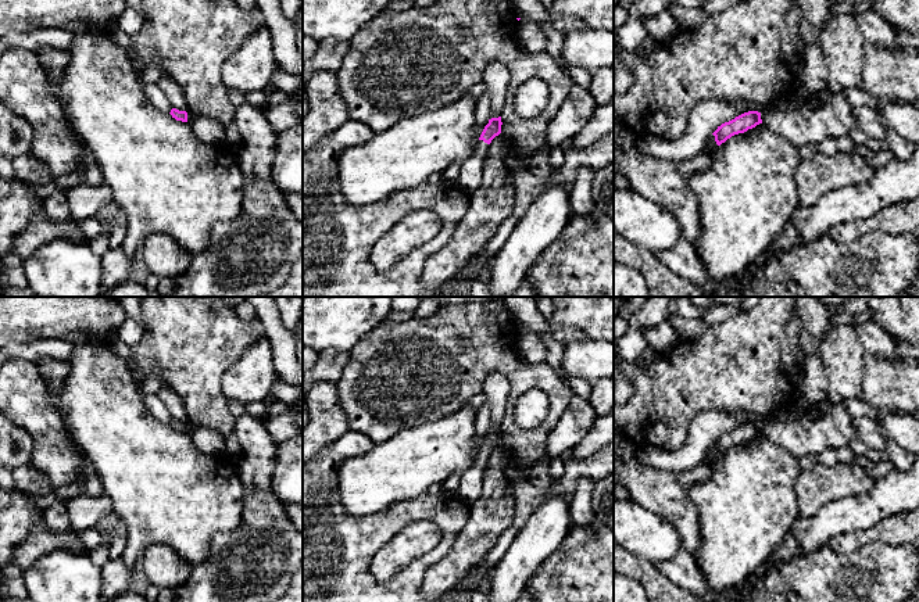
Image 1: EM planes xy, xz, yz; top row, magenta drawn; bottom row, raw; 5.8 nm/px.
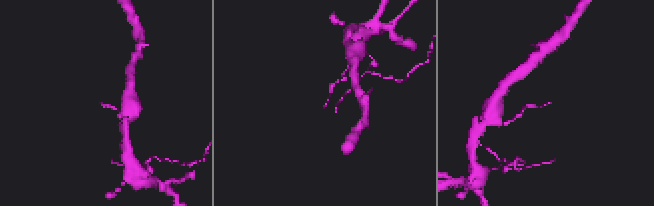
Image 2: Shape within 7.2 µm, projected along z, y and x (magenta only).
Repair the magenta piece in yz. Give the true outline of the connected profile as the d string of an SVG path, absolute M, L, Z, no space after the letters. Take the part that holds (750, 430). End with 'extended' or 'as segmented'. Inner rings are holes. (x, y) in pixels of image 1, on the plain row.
M748 422L736 427L734 430L729 433L722 434L720 437L718 437L718 440L712 445L715 447L716 455L720 456L732 447L744 444L759 434L762 434L761 423Z; as segmented

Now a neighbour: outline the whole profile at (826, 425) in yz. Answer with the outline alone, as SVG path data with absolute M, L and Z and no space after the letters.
M829 399L807 405L807 413L798 420L789 420L783 413L770 415L761 423L761 430L770 441L782 445L795 456L807 454L816 455L826 448L840 451L848 447L852 440L857 440L852 418L843 405Z

